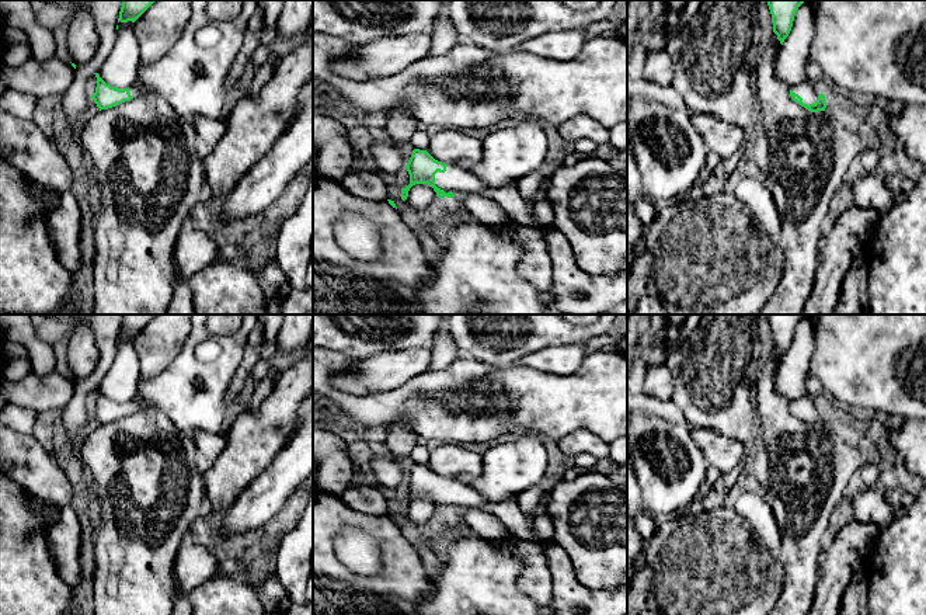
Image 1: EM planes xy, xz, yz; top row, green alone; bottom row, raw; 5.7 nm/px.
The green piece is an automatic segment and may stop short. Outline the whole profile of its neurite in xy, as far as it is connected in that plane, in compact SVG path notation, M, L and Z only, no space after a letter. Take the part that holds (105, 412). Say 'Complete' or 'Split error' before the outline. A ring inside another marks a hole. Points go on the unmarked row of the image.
Split error. M98 388L94 389L97 392L97 402L91 413L100 425L116 421L125 416L130 416L132 413L142 411L145 409L145 404L139 400L132 400L129 403L121 404L107 399Z

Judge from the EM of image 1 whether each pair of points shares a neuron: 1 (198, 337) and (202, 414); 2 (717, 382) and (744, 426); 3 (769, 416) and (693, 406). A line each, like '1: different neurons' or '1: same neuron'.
1: same neuron
2: same neuron
3: different neurons

